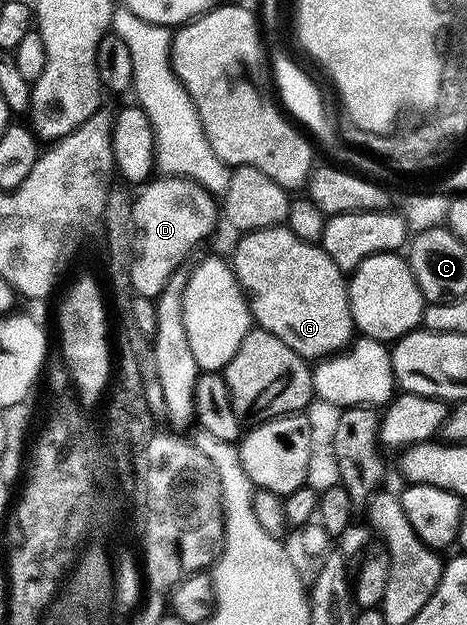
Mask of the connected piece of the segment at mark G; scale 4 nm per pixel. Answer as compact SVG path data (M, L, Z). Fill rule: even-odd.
M287 226L249 232L239 238L231 265L247 294L254 323L285 342L308 362L321 362L346 351L357 334L352 316L351 295L346 273L317 244L305 243Z

